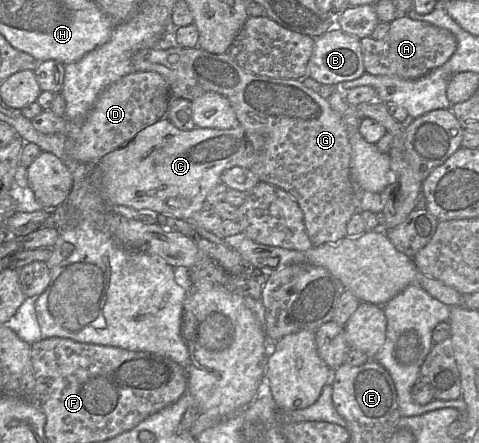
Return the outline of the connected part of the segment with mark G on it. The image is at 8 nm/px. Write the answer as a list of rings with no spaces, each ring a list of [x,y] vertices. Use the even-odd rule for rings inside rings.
[[[154,47],[136,52],[132,63],[135,72],[154,71],[162,75],[174,94],[181,99],[192,102],[206,92],[215,92],[226,97],[240,126],[264,139],[259,160],[249,170],[260,182],[283,189],[297,201],[304,214],[306,232],[313,246],[337,243],[347,236],[347,224],[359,211],[355,184],[351,180],[352,148],[342,116],[331,108],[325,98],[306,87],[301,80],[271,78],[247,72],[228,52],[213,54],[198,47]]]

